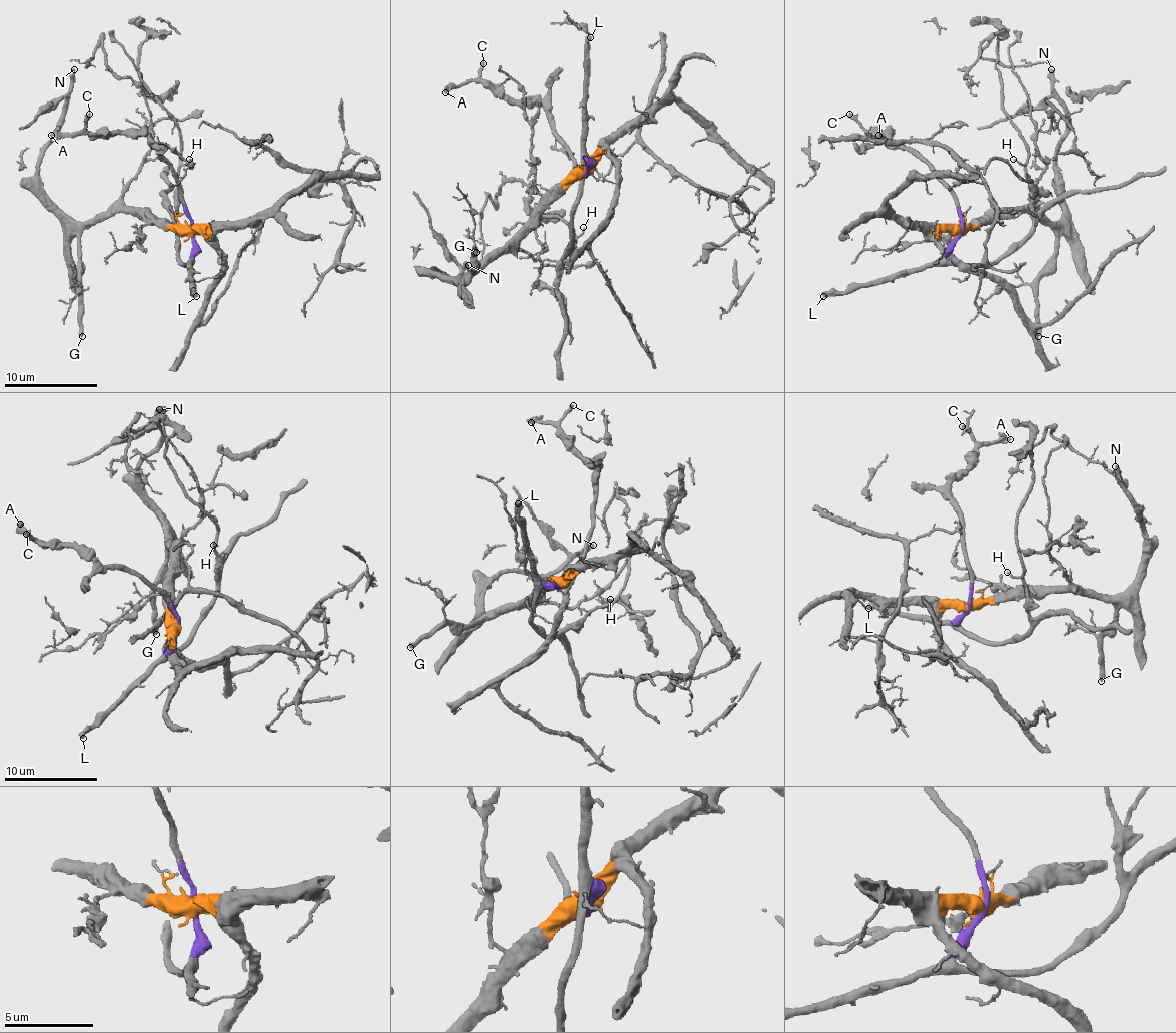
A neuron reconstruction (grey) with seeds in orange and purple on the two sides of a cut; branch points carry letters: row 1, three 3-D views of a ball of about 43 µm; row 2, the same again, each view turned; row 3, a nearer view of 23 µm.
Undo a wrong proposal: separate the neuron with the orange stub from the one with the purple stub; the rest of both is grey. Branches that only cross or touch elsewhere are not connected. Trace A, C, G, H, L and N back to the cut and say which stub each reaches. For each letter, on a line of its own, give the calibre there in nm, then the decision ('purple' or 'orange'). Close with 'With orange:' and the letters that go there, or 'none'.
A: calibre 320 nm; purple
C: calibre 320 nm; purple
G: calibre 400 nm; orange
H: calibre 140 nm; purple
L: calibre 420 nm; purple
N: calibre 380 nm; orange
With orange: G, N

